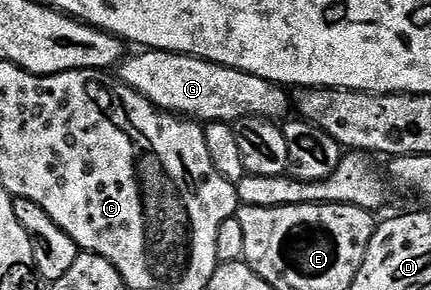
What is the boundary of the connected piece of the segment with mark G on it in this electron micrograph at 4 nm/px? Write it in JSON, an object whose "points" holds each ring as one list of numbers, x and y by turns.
{"points":[[139,50,136,53,136,56,128,55,118,65,118,79,122,80,126,88,132,88,136,94,144,96,152,106,161,112,190,118,196,122,202,122,204,125,234,125,235,121,246,116,264,116,266,120,278,121,279,116,286,114,287,108,289,112,289,96,286,96,288,93,280,85,271,84,265,78,257,78,248,72,214,64,208,60,199,60,195,56,183,56,179,52]]}

